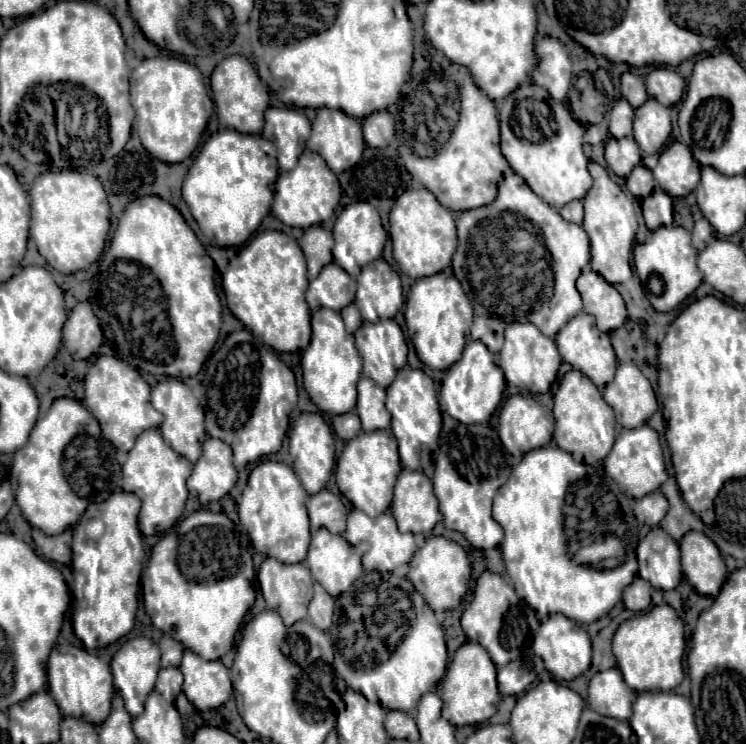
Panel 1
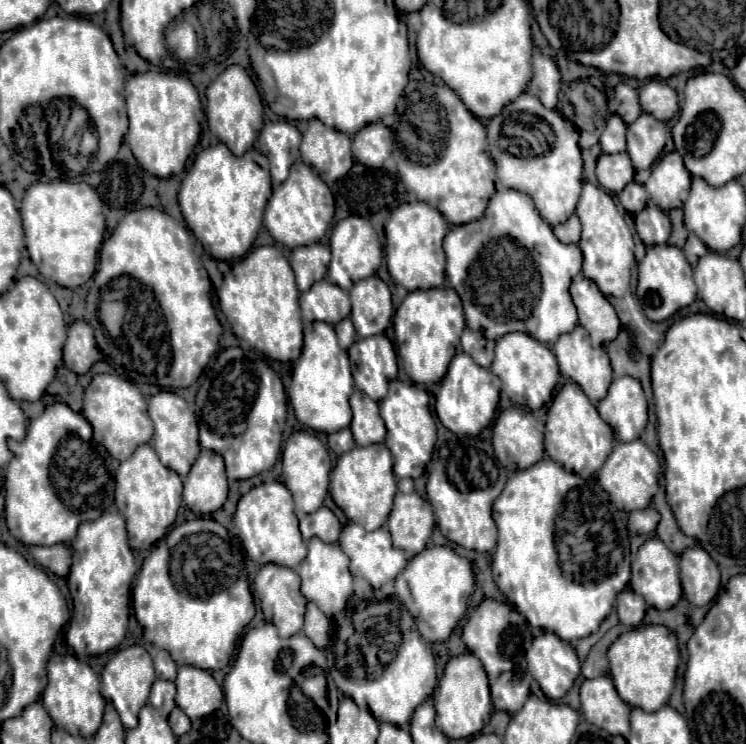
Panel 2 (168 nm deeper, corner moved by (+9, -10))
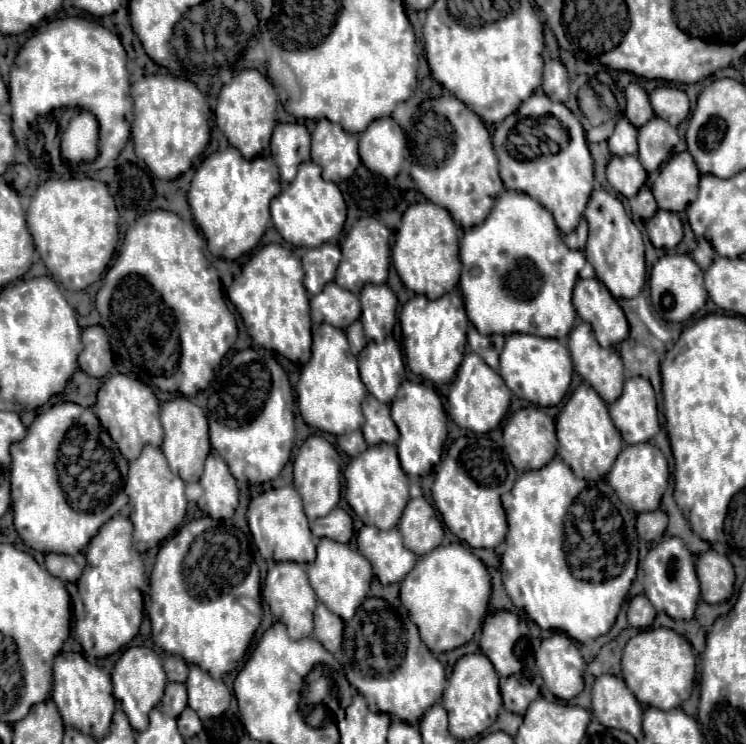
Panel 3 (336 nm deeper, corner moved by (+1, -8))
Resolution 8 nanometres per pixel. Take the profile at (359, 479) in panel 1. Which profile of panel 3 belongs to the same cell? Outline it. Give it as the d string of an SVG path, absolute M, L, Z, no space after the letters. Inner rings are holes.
M393 444L371 446L363 454L353 458L345 470L345 482L347 502L353 512L363 520L363 524L379 526L379 530L391 530L397 526L403 514L403 506L407 506L409 502L409 480L399 464Z

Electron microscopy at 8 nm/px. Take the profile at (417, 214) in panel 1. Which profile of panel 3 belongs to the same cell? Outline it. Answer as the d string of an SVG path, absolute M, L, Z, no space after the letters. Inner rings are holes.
M419 202L405 210L395 236L393 264L397 268L399 278L409 290L427 298L441 298L457 286L461 274L457 234L459 230L449 212L441 206L435 206L433 202Z

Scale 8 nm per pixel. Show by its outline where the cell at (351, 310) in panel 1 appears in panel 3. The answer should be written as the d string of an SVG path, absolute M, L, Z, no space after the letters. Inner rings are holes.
M359 320L353 322L353 324L345 330L345 334L347 334L347 340L349 340L351 352L357 356L357 354L363 350L363 346L367 344L367 338L365 338L365 334L363 334L363 326L361 326L361 322L359 322Z

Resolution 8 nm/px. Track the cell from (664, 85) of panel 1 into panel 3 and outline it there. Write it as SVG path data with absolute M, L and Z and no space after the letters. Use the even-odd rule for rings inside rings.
M661 86L649 98L651 98L651 106L655 114L671 122L671 126L681 124L689 114L689 98L681 88Z

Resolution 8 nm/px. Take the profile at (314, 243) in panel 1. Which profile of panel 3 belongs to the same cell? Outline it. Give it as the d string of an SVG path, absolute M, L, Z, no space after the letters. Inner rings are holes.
M323 244L307 250L301 260L305 270L305 288L309 294L319 294L319 290L335 278L335 270L341 262L341 250L337 244Z

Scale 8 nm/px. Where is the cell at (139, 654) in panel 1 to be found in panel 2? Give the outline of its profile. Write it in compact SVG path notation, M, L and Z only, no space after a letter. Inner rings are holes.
M129 646L125 650L119 650L103 668L103 672L101 672L101 694L119 712L119 718L121 718L125 728L137 726L137 712L147 702L153 682L155 682L153 660L143 646Z

